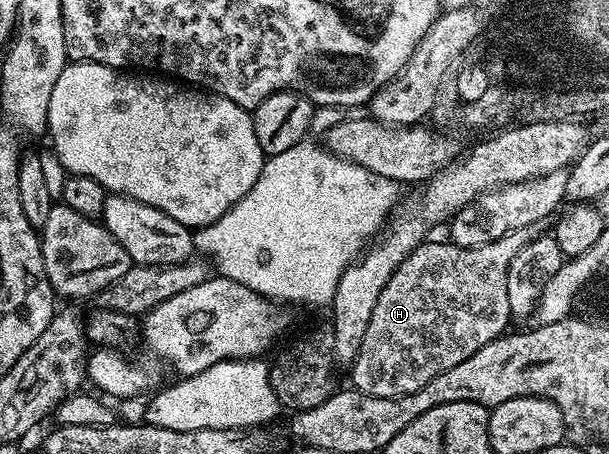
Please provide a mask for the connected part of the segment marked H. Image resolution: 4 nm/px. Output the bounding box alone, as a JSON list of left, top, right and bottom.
[349,224,540,399]

